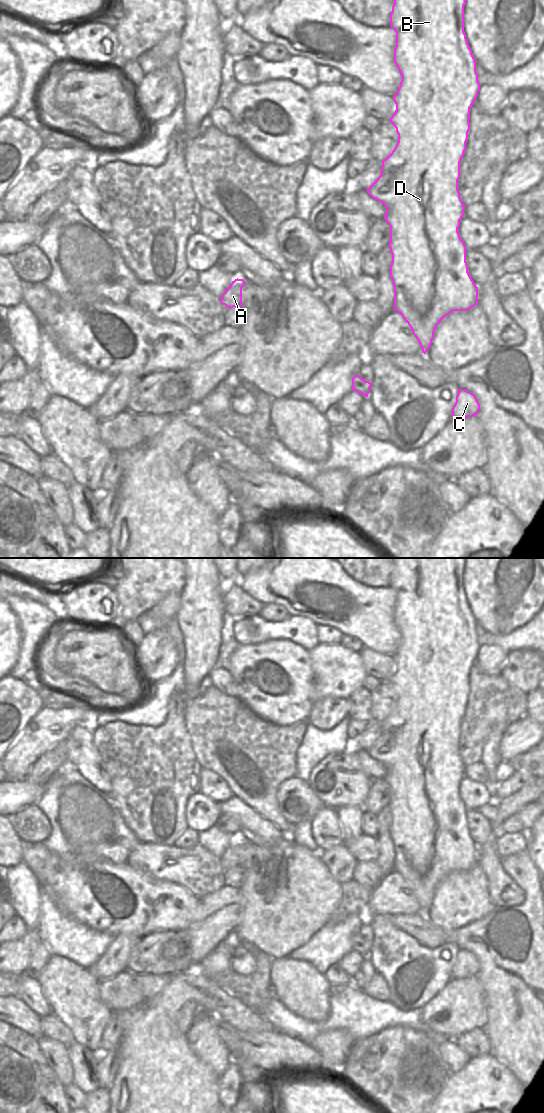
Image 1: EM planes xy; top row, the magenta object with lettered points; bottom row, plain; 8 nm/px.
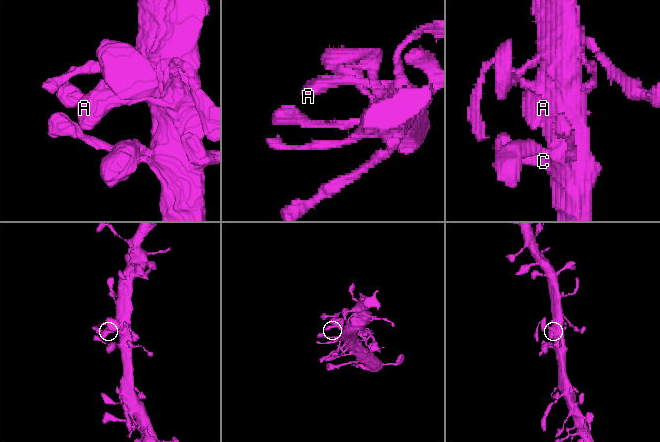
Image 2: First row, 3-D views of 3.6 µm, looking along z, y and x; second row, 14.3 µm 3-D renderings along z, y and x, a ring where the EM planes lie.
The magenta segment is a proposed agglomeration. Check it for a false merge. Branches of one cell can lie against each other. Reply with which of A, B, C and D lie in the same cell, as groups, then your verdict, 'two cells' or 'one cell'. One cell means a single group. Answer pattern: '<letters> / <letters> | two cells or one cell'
A B C D | one cell

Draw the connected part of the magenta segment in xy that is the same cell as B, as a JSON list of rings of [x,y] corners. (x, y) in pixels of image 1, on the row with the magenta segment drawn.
[[[394,0],[390,27],[396,32],[394,62],[402,80],[393,96],[396,110],[390,122],[396,128],[398,142],[382,161],[380,176],[366,190],[386,208],[384,219],[390,226],[388,246],[392,254],[390,278],[394,286],[394,310],[410,326],[424,354],[432,344],[438,324],[447,315],[478,305],[478,287],[468,272],[466,246],[458,232],[466,208],[458,190],[460,162],[470,130],[470,108],[480,90],[476,60],[464,32],[465,4],[466,0]]]

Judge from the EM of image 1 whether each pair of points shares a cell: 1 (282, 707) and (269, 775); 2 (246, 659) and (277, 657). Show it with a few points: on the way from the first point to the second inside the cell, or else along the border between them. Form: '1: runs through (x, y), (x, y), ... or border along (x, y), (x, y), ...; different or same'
1: border along (257, 715), (275, 724), (292, 724), (302, 721); different
2: runs through (254, 659), (265, 656), (269, 657); same

